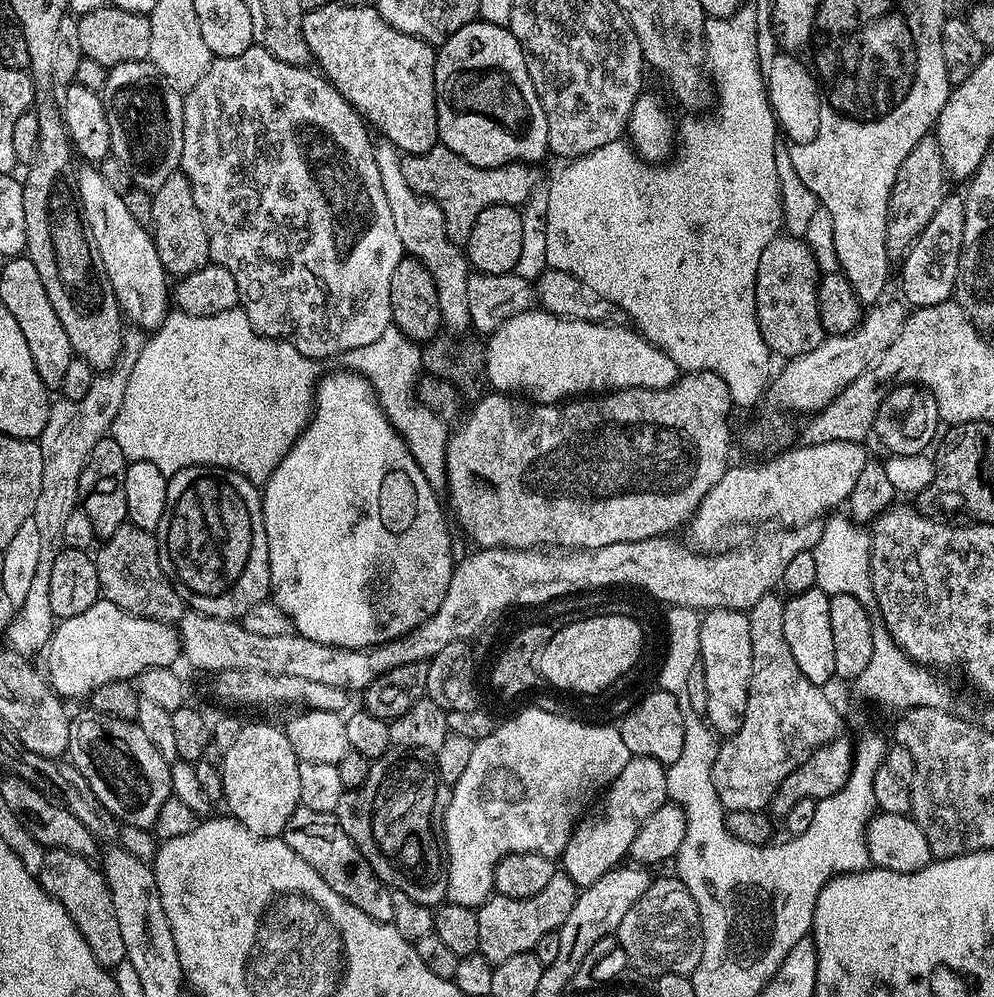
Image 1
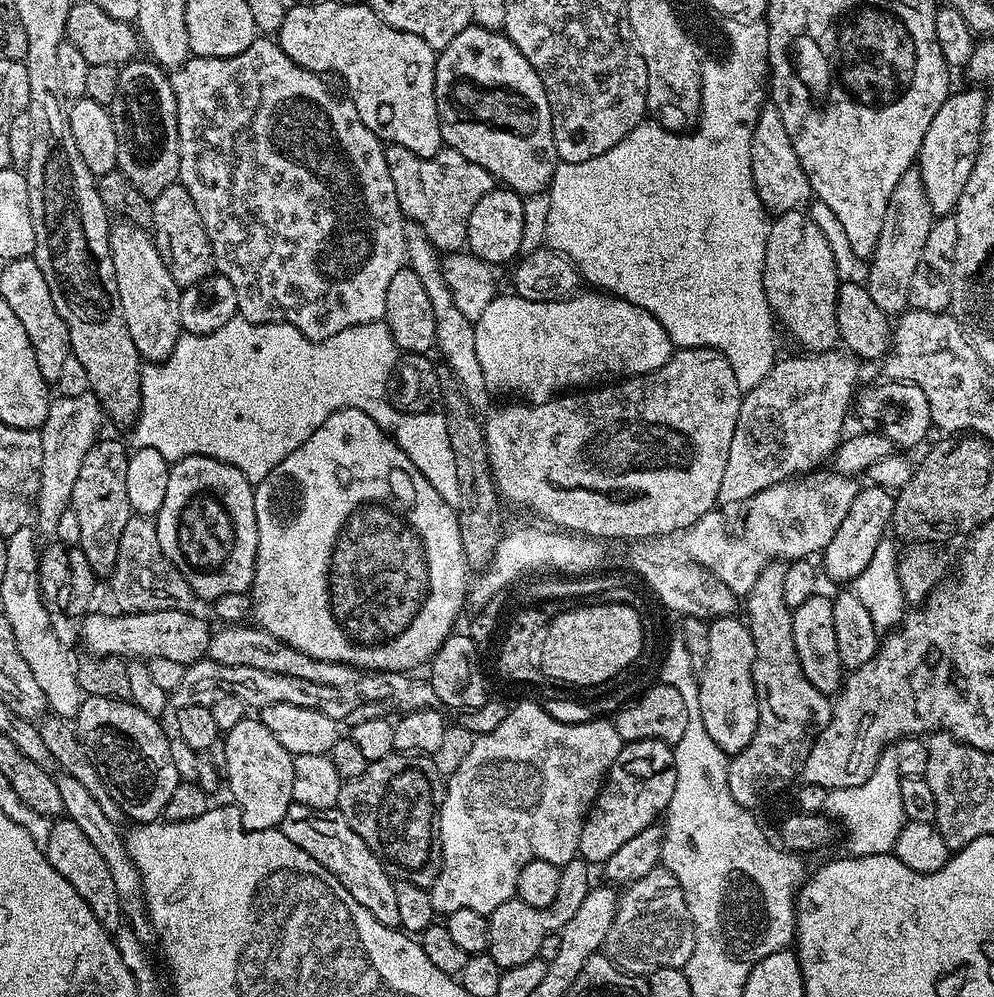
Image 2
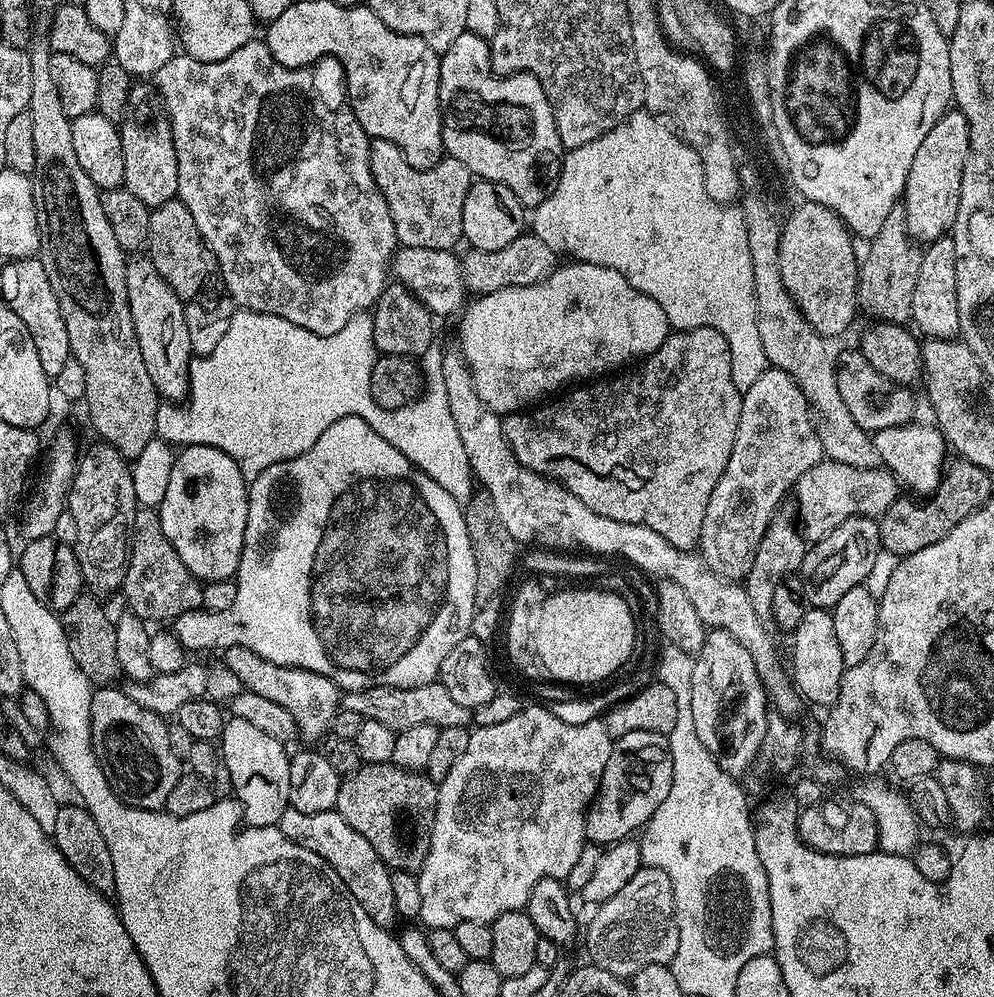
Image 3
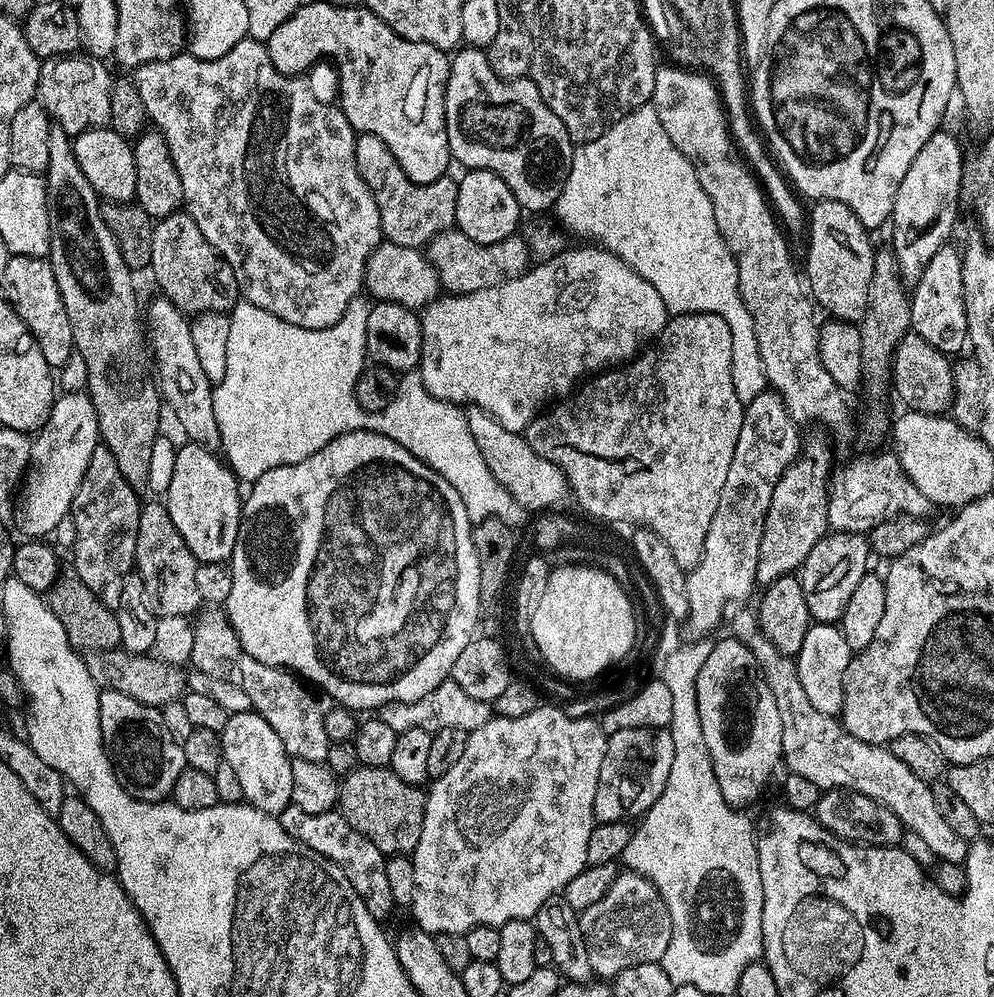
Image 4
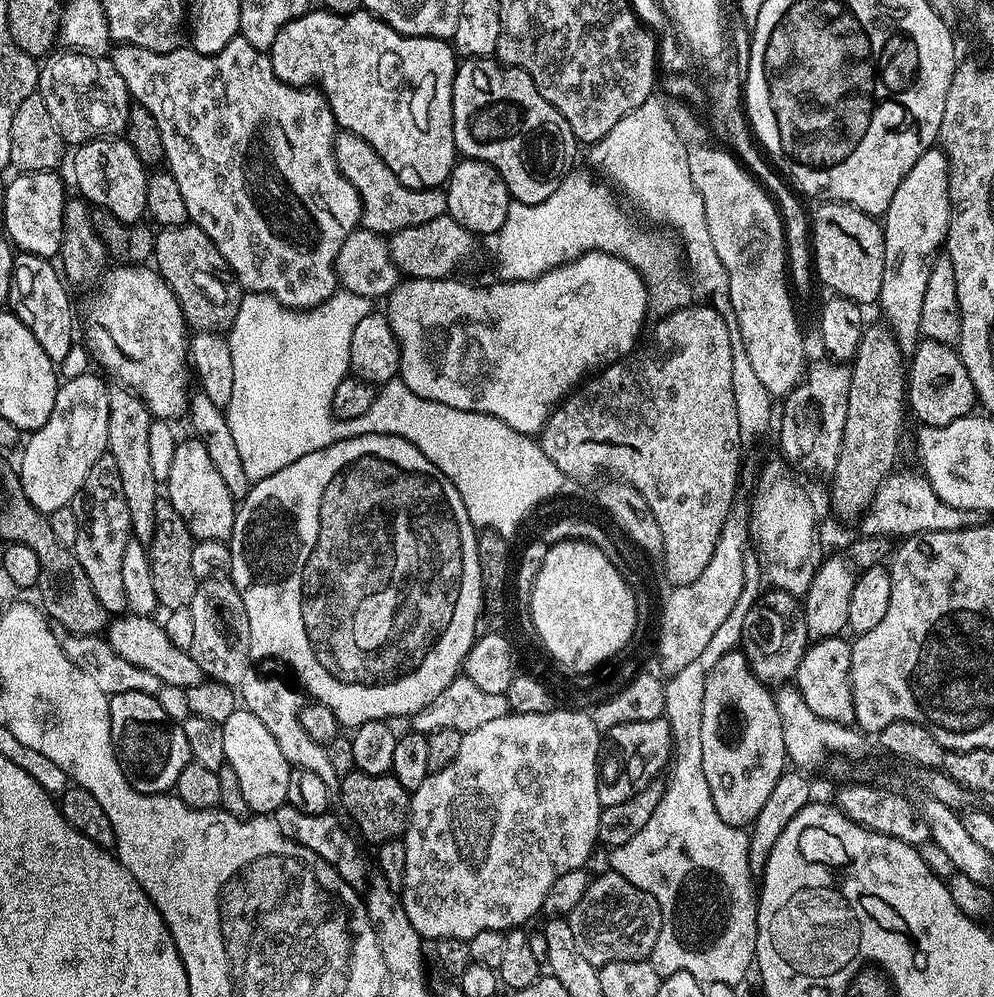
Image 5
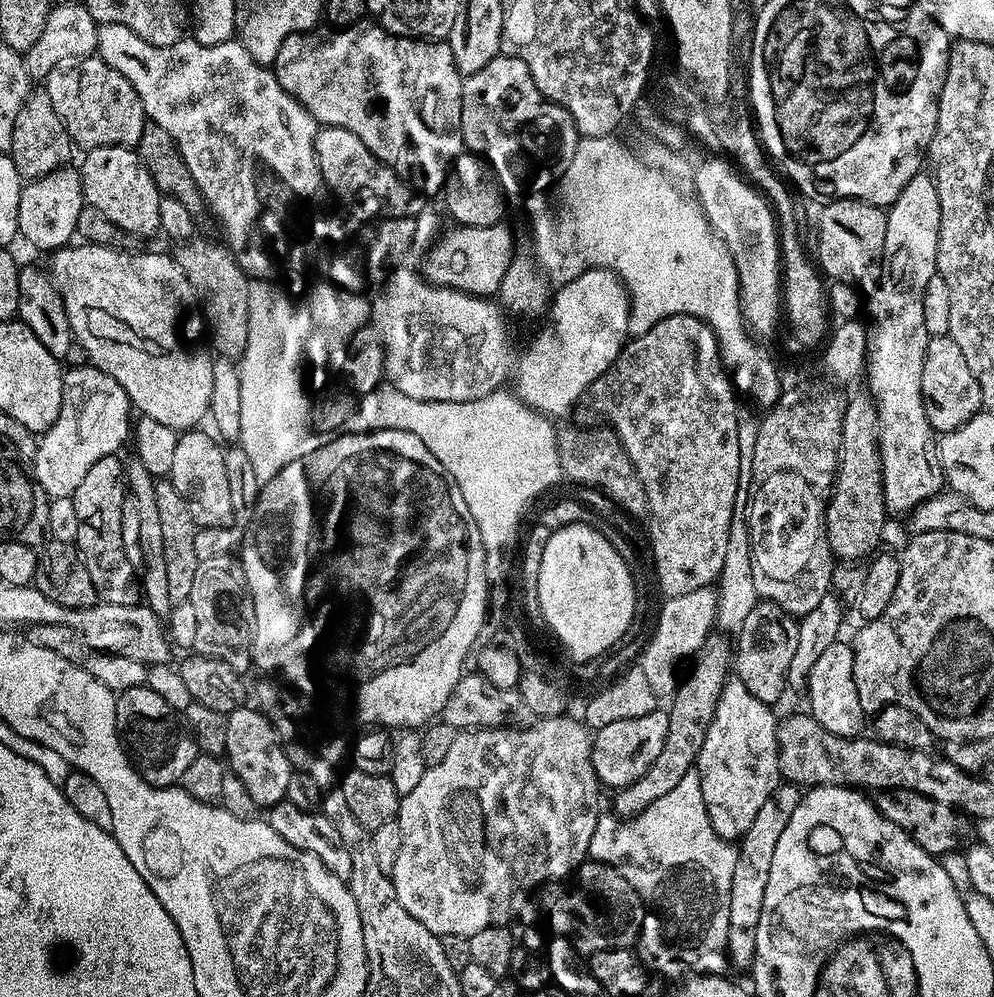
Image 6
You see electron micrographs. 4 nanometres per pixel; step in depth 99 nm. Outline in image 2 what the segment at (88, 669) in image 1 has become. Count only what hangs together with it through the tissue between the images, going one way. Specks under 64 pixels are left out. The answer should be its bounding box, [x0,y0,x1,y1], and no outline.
[80,610,210,665]

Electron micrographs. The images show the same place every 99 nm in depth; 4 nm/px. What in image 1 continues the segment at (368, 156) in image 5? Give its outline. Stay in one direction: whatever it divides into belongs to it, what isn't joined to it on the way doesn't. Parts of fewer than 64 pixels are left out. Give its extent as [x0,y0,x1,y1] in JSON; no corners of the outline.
[400,146,540,246]

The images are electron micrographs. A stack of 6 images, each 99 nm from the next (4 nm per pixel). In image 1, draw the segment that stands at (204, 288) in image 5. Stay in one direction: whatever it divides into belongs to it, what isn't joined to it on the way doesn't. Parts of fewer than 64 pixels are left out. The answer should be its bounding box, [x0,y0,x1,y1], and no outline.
[151,170,210,278]

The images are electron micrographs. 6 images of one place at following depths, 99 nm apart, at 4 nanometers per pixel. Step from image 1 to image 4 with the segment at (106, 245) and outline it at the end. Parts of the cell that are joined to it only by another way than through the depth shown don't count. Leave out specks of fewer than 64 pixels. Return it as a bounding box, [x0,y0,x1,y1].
[146,294,220,449]

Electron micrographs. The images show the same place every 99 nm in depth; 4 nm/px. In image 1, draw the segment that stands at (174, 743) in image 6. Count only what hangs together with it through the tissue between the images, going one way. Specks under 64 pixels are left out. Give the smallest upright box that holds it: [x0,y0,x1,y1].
[67,710,173,829]

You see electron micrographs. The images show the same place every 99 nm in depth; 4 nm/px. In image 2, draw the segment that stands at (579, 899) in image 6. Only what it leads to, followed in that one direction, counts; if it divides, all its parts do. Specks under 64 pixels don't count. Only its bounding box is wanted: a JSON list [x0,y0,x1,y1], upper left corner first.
[602,866,695,978]

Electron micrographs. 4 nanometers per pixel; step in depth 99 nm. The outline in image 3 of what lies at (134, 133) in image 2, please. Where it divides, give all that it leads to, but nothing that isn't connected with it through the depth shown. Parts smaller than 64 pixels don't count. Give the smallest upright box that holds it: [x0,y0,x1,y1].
[119,102,178,210]

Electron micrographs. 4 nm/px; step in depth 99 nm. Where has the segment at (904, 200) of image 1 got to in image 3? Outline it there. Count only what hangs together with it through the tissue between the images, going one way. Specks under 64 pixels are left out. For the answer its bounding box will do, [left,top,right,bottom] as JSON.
[858,206,921,325]

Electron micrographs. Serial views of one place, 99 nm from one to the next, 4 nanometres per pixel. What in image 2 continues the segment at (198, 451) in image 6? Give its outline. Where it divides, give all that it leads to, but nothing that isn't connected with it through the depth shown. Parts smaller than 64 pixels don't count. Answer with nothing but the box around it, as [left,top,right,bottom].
[154,456,258,601]

